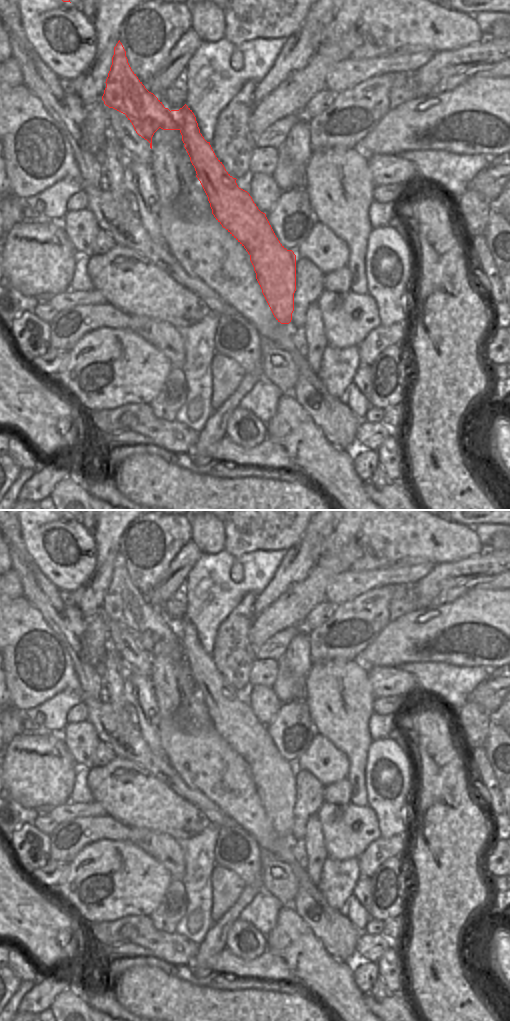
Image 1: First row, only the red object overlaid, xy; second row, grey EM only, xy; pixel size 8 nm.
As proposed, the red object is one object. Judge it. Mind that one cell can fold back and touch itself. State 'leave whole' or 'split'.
split

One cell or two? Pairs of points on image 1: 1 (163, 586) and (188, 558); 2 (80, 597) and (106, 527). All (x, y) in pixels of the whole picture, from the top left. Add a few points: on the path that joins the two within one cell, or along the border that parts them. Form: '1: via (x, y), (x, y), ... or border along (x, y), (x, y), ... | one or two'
1: via (170, 581), (183, 568), (183, 565) | one
2: via (98, 582), (105, 562), (106, 545) | one

